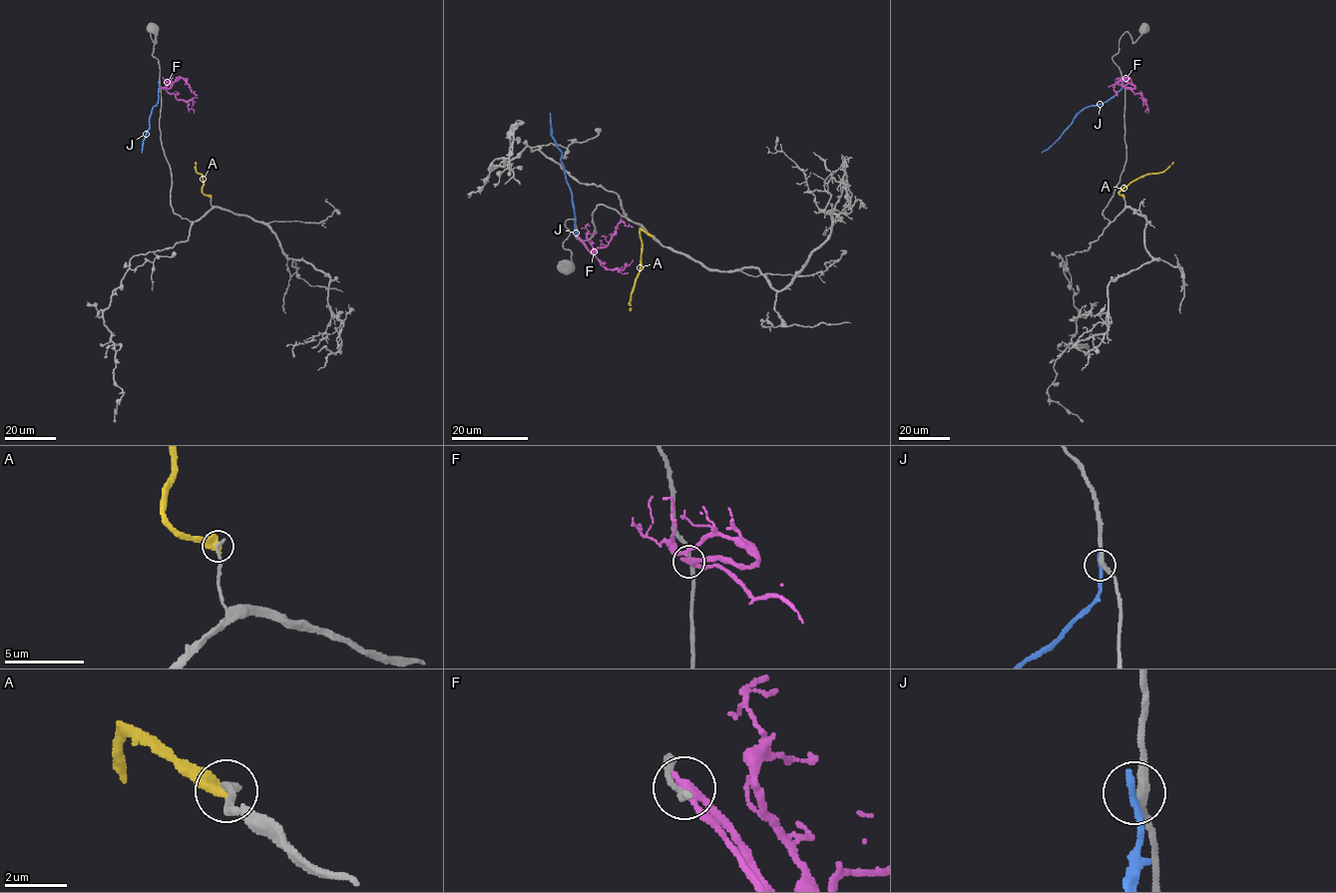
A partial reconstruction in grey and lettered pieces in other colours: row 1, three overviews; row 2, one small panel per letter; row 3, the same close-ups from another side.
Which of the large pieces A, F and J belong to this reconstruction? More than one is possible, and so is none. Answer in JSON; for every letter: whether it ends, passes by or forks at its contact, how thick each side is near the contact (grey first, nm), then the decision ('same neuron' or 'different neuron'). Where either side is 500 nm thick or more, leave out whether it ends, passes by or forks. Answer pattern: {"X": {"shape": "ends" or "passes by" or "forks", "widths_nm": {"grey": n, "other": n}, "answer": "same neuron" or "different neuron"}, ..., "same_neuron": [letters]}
{"A": {"shape": "ends", "widths_nm": {"grey": 260, "other": 440}, "answer": "different neuron"}, "F": {"shape": "ends", "widths_nm": {"grey": 190, "other": 380}, "answer": "different neuron"}, "J": {"shape": "ends", "widths_nm": {"grey": 280, "other": 280}, "answer": "different neuron"}, "same_neuron": []}

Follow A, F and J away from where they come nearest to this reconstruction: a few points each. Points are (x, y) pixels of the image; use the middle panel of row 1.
A: (653, 236), (640, 229), (641, 267), (629, 310)
F: (578, 237), (592, 253), (607, 244), (622, 221), (633, 226)
J: (576, 233), (571, 189), (561, 164), (561, 151), (551, 135), (550, 113)

